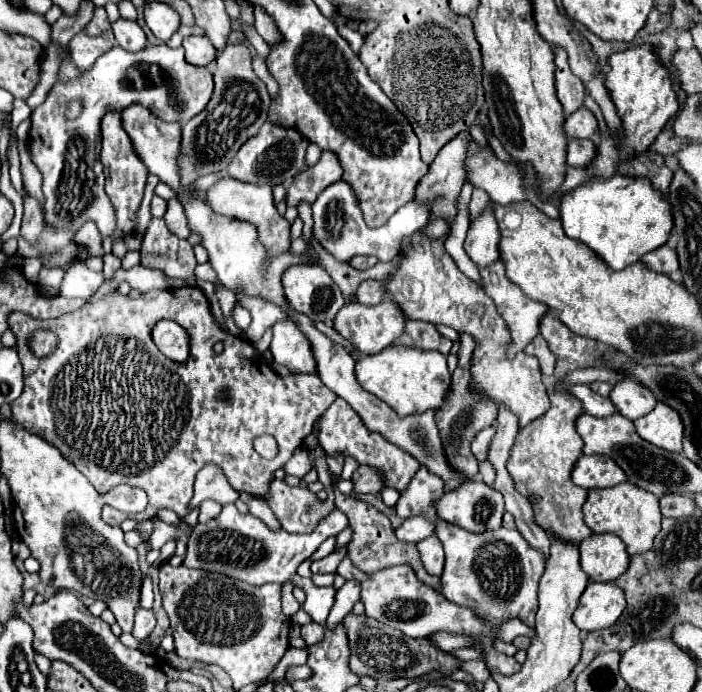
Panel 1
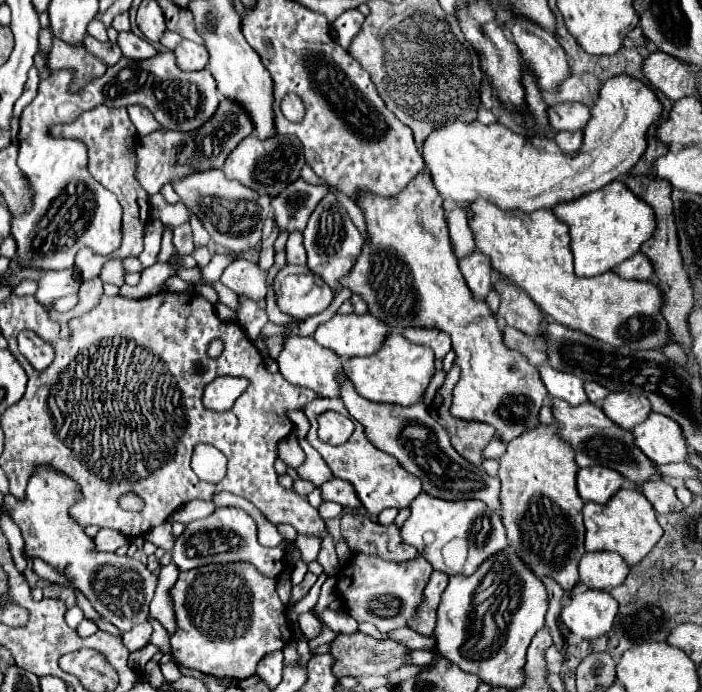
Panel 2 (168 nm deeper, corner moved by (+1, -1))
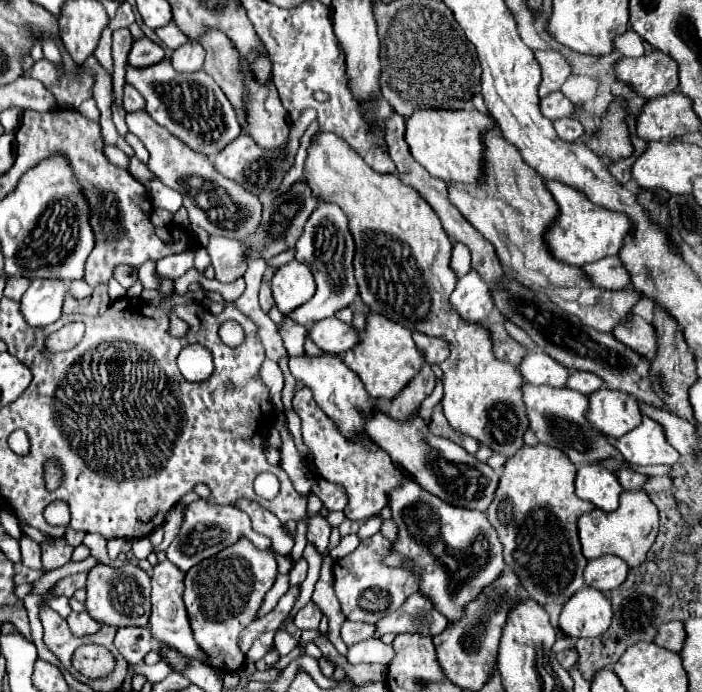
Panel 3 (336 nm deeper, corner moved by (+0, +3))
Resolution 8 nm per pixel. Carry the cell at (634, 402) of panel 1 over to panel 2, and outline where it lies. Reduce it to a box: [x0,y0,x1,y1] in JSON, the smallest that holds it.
[602,393,652,429]

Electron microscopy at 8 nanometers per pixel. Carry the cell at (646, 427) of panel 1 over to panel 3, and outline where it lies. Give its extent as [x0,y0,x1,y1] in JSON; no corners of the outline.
[615,419,681,465]

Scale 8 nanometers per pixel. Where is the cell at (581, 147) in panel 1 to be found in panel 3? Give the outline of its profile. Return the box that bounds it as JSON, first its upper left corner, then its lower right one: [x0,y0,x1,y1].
[553,117,585,141]

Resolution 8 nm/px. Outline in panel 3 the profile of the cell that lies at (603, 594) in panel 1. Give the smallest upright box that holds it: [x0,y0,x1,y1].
[557,587,613,639]

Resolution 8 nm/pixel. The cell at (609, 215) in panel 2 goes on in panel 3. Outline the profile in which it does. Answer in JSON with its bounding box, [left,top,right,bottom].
[543,181,633,267]

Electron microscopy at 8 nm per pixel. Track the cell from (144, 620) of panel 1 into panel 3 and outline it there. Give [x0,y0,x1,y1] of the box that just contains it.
[115,627,153,665]

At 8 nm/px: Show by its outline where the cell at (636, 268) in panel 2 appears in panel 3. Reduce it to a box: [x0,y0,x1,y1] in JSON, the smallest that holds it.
[581,255,631,291]

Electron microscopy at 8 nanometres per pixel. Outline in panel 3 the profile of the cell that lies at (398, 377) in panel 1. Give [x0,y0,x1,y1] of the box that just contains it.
[343,311,425,399]

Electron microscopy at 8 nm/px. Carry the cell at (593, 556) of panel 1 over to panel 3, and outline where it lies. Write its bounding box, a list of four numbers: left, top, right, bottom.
[585,555,629,593]

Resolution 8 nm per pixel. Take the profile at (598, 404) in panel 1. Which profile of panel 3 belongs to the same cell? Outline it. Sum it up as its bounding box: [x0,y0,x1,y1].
[517,351,569,387]

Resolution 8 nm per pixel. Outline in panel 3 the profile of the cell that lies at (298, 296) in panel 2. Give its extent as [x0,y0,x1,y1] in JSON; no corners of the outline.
[271,259,315,315]

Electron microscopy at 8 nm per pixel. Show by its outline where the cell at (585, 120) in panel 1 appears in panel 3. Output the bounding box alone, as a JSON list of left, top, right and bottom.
[541,91,577,121]

